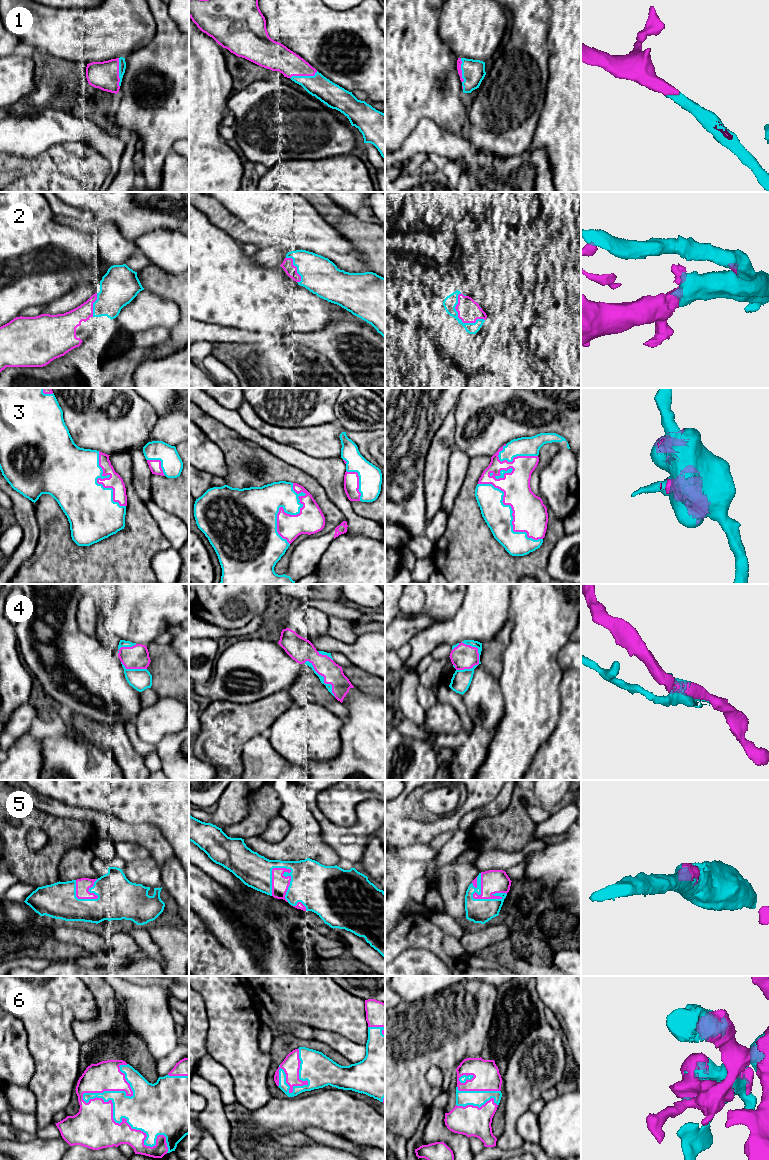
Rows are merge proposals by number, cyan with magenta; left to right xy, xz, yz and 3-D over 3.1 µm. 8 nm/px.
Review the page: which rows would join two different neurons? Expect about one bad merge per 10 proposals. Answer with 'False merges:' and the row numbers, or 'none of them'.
False merges: none of them

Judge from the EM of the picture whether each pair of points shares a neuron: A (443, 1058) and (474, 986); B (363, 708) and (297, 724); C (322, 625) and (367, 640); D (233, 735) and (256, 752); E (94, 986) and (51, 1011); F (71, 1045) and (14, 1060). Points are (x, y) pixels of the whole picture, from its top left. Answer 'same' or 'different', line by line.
A: same
B: different
C: different
D: different
E: different
F: different

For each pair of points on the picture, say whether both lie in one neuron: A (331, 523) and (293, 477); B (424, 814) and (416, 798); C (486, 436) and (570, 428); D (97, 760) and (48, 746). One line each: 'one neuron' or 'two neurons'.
A: one neuron
B: one neuron
C: one neuron
D: one neuron

